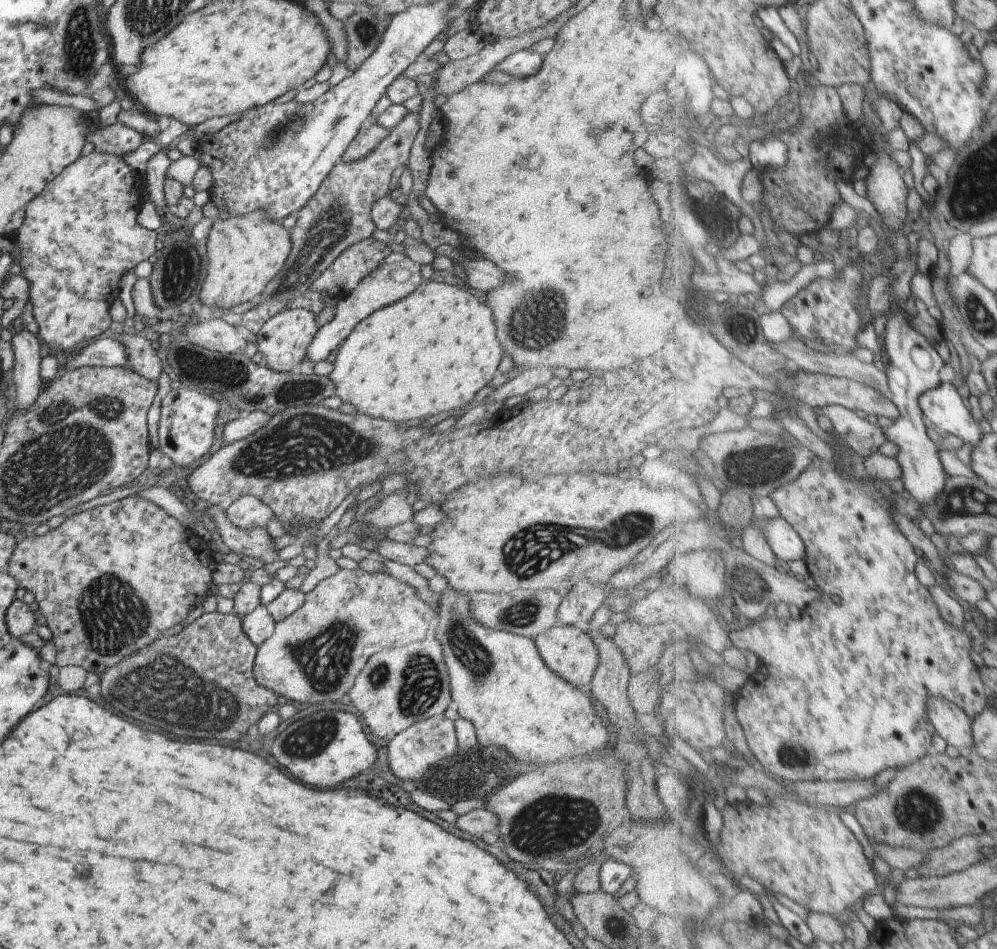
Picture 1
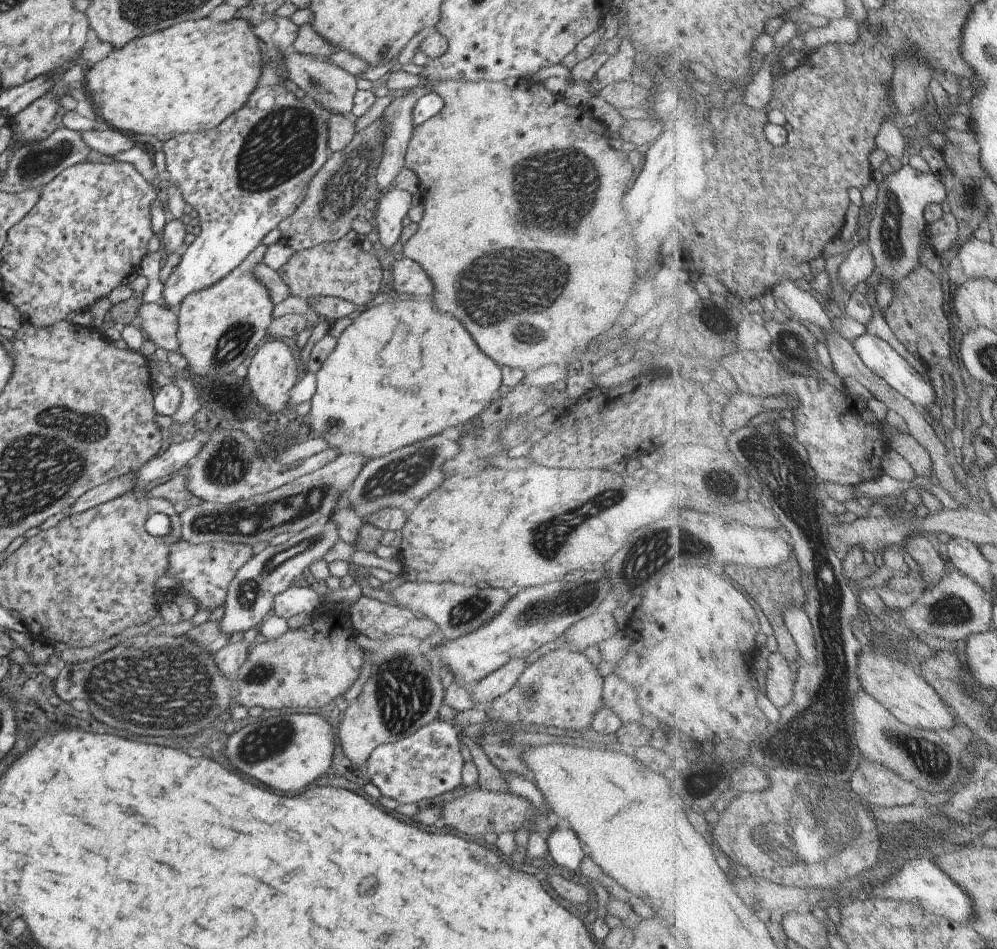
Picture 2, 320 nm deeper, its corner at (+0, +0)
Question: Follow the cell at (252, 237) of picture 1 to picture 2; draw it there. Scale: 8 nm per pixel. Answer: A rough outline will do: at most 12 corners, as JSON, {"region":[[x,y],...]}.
{"region":[[260,243],[179,302],[177,353],[217,382],[252,358],[273,322],[253,278]]}

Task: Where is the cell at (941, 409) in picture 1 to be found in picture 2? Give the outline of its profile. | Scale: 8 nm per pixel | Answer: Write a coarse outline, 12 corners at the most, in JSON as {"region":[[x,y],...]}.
{"region":[[852,342],[861,361],[911,403],[937,400],[935,385],[889,342]]}

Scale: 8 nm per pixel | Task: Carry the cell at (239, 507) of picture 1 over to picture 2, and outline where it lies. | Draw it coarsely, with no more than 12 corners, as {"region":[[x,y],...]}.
{"region":[[215,428],[187,462],[185,490],[229,505],[337,460],[325,448],[278,472],[241,430]]}

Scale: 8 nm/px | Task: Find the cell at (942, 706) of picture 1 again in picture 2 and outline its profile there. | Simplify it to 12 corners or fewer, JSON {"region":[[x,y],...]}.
{"region":[[862,651],[866,692],[909,727],[951,731],[954,710],[917,669]]}

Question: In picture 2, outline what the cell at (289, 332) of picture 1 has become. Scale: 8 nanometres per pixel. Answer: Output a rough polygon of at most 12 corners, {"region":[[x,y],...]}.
{"region":[[267,338],[247,368],[253,402],[280,413],[302,376],[293,341]]}

